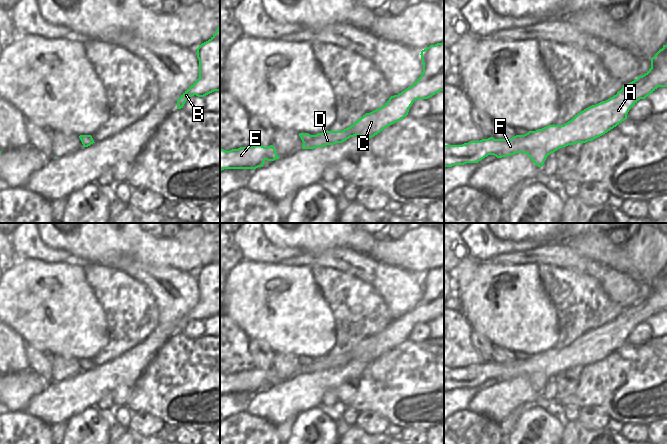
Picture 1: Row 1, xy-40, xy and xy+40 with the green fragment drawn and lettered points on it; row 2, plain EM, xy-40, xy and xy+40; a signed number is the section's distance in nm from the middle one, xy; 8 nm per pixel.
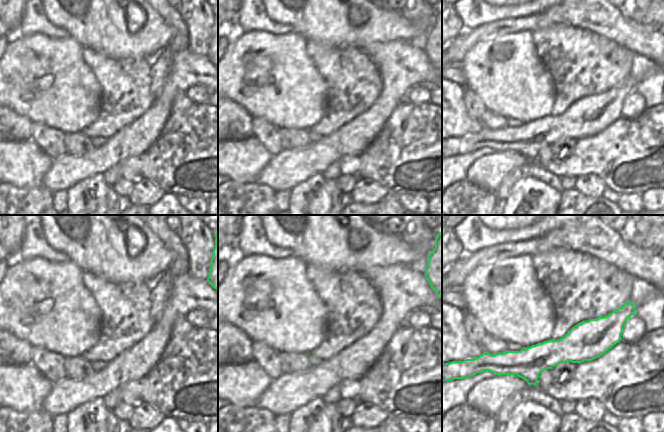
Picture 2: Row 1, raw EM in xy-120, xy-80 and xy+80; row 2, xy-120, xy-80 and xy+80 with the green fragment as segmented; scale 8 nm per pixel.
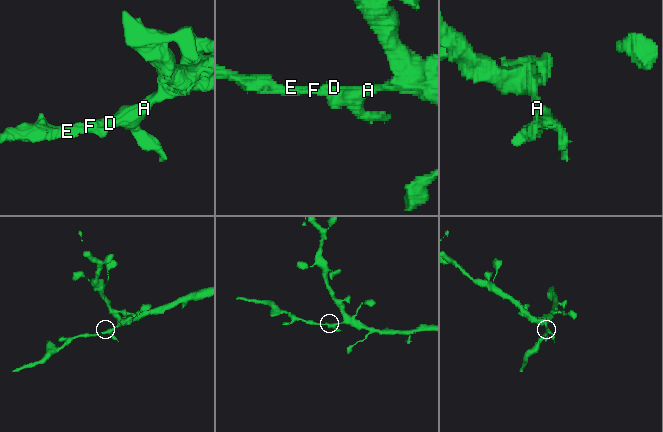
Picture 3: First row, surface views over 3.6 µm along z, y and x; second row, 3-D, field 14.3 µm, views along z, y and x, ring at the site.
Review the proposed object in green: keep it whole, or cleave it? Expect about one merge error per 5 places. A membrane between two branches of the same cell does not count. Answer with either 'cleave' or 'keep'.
keep

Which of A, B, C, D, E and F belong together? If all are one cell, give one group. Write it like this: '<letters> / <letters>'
A B C D E F

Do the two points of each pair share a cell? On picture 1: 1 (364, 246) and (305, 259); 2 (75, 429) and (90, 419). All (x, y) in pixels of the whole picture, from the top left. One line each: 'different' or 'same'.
1: different
2: same

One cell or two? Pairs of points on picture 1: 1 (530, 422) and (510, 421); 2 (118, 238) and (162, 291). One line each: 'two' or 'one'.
1: two
2: two

